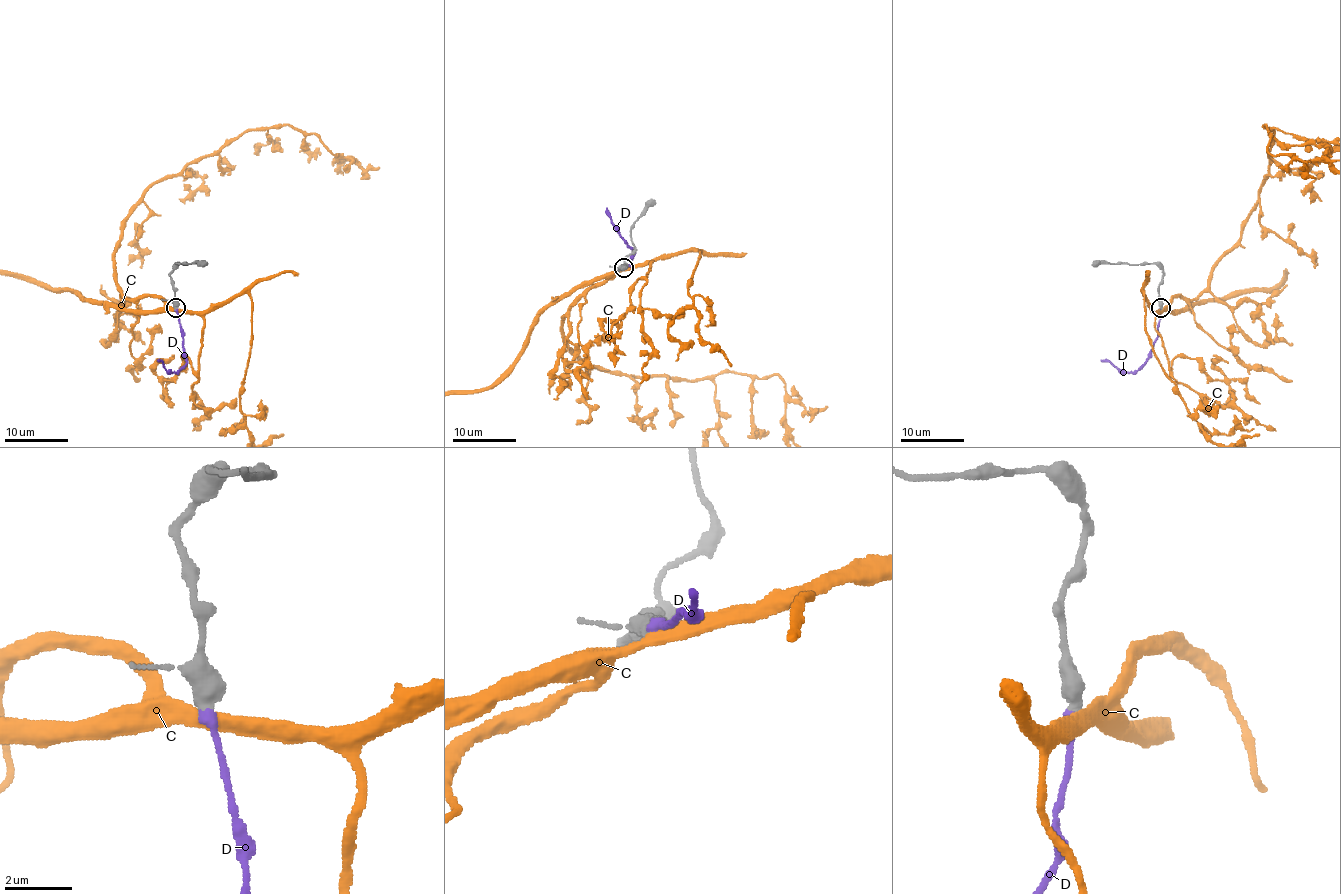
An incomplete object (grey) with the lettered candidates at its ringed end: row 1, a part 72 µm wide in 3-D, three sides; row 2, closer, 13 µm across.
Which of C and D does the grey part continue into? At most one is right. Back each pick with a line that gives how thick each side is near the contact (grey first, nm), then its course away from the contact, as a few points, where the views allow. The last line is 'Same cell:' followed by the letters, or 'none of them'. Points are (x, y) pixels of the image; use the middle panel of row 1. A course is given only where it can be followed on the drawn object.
D: calibres 550 and 280 nm
Same cell: D

